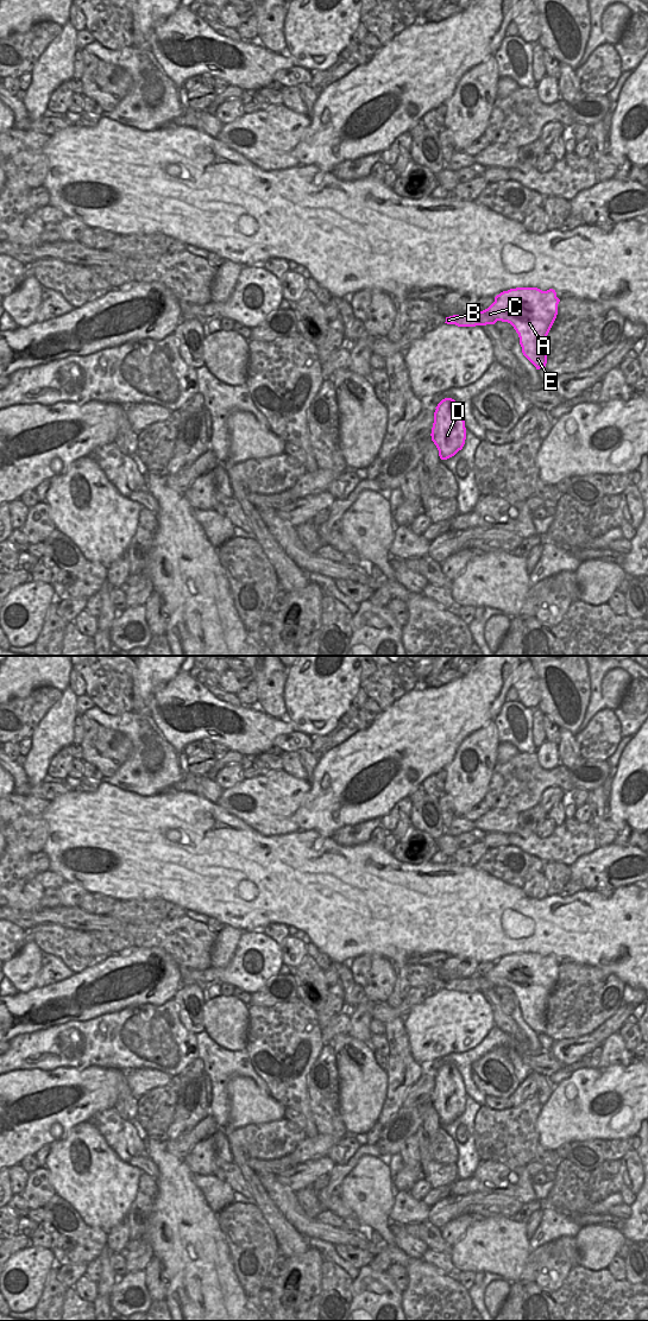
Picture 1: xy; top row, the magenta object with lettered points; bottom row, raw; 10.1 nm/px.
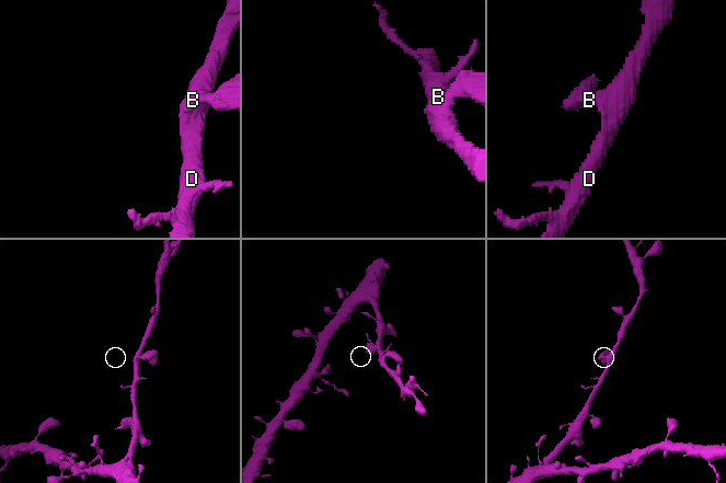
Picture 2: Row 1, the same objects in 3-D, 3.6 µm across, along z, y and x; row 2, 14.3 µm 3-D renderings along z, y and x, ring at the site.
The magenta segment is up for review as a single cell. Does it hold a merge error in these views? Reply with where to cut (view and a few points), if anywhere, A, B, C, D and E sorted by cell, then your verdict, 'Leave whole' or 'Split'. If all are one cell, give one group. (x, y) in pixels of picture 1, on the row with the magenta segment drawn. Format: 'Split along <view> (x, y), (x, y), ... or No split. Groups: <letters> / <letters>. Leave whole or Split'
No split. Groups: A B C D E. Leave whole

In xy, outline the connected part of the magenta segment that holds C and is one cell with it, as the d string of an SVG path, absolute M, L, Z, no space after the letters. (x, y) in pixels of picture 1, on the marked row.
M516 287L497 295L487 309L449 316L445 323L476 327L508 322L518 334L523 355L540 369L547 364L547 335L556 318L559 302L553 289Z

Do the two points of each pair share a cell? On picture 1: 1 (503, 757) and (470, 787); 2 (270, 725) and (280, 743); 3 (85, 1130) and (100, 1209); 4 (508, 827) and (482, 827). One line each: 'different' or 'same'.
1: different
2: different
3: same
4: same

